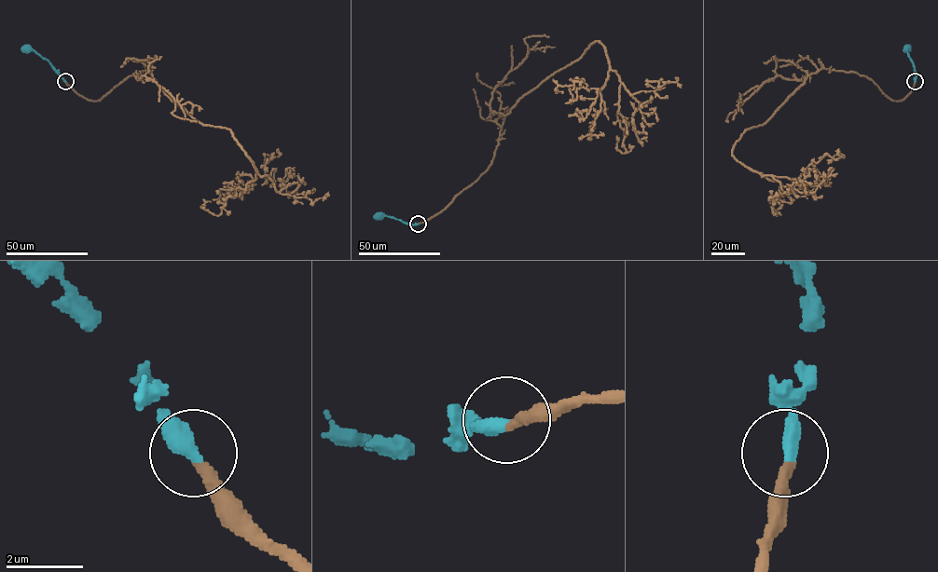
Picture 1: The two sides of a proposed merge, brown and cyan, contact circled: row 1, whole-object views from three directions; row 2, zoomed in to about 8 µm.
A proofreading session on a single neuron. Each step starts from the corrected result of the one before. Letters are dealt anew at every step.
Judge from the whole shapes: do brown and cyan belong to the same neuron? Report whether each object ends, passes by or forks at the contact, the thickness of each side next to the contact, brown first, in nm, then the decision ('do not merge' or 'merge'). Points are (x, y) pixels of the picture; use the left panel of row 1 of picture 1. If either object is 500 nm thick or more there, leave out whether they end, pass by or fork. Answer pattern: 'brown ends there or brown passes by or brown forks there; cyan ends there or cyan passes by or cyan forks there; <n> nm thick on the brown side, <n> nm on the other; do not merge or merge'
brown ends there; cyan ends there; 320 nm thick on the brown side, 460 nm on the other; merge

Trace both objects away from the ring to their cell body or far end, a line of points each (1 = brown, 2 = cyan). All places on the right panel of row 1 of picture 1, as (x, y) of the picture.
1: (915, 81), (894, 101), (866, 76), (819, 70), (732, 152), (803, 183), (813, 162), (845, 156), (827, 160)
2: (915, 81), (916, 72), (906, 48)

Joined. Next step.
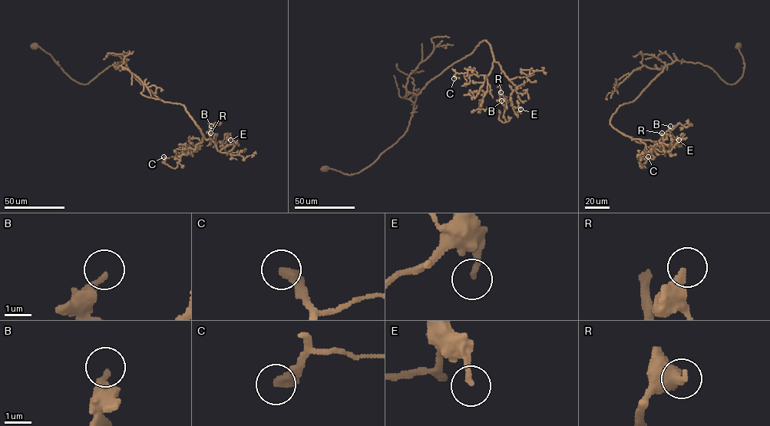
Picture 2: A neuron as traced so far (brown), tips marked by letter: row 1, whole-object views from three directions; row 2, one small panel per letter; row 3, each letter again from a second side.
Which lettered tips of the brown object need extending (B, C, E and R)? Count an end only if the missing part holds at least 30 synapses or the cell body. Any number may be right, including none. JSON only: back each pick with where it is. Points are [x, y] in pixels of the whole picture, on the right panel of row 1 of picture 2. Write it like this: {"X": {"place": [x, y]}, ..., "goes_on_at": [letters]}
{"goes_on_at": []}

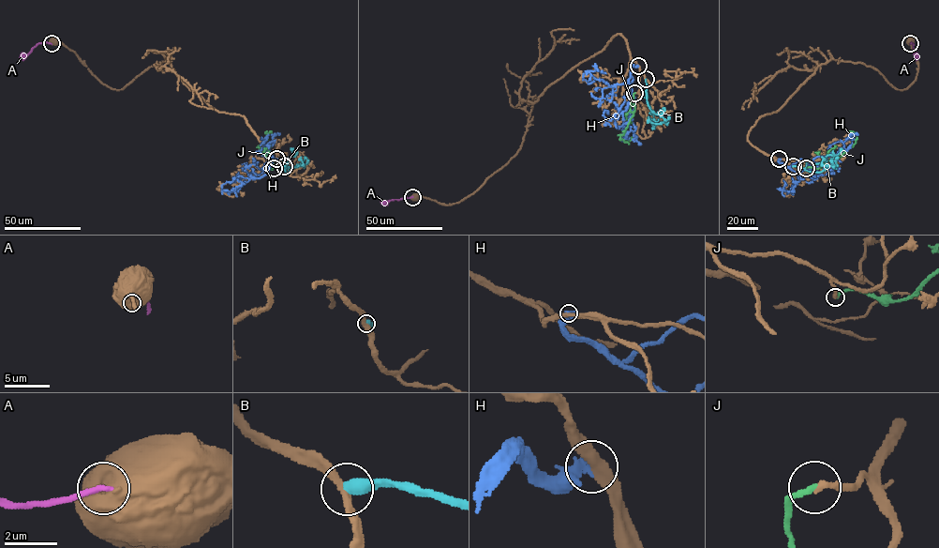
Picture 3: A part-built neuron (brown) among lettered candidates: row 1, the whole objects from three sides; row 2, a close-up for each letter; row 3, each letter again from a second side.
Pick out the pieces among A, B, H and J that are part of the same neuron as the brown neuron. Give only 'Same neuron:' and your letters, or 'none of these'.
Same neuron: J

